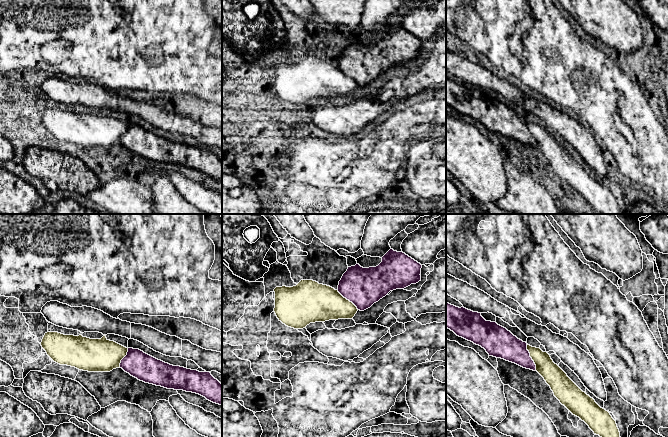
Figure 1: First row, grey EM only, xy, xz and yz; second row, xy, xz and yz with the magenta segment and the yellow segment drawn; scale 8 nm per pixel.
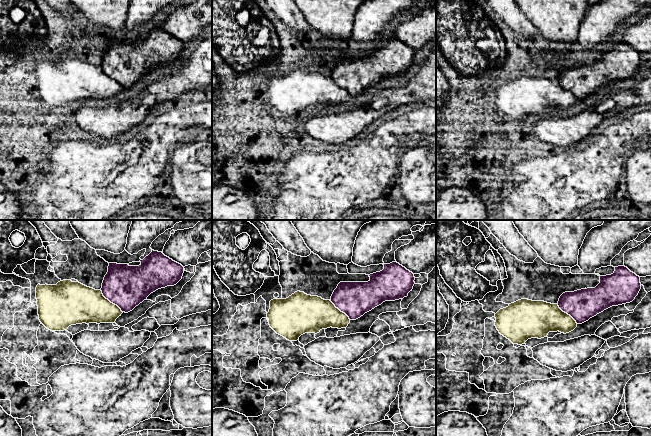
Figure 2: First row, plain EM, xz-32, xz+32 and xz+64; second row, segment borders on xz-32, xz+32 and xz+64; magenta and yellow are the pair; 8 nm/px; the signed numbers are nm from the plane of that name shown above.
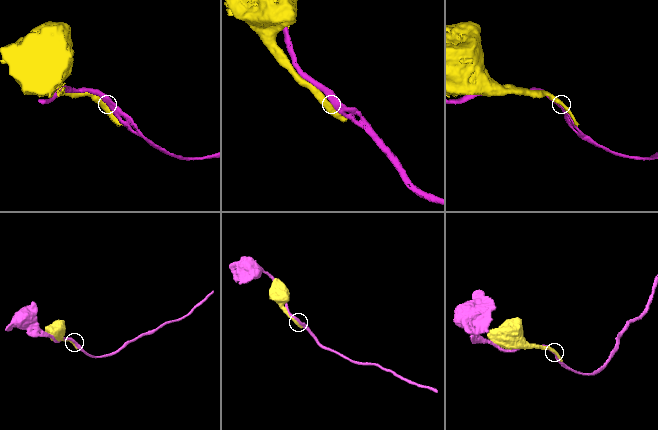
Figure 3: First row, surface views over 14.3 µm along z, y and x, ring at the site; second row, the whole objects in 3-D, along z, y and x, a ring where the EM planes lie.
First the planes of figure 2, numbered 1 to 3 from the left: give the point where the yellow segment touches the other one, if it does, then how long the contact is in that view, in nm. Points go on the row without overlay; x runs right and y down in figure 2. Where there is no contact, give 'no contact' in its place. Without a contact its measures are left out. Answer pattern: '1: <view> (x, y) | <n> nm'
1: xz-32 (111, 78) | 260 nm
2: xz+32 (340, 86) | 240 nm
3: xz+64 (567, 89) | 220 nm

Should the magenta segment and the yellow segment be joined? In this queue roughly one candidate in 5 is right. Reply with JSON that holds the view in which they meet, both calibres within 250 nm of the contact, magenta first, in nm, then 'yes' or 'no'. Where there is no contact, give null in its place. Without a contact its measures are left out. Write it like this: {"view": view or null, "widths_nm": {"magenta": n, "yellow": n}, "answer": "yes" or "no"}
{"view": "yz", "widths_nm": {"magenta": 220, "yellow": 160}, "answer": "no"}

